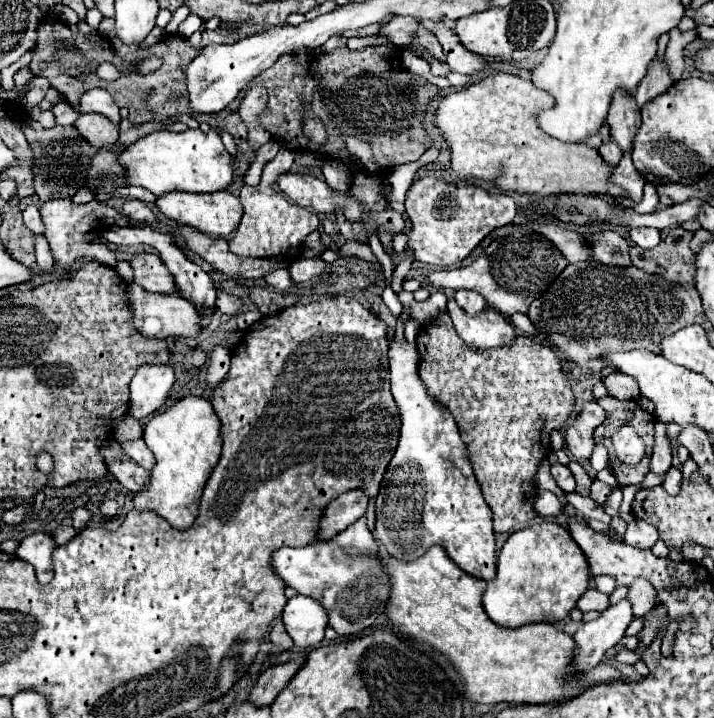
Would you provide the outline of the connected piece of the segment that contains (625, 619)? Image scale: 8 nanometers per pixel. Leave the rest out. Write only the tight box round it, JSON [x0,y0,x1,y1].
[573,598,633,670]

